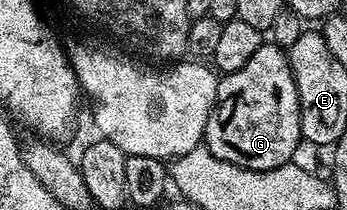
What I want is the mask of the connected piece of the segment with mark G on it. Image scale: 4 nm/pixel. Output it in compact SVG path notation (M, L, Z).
M268 41L264 46L234 73L223 76L216 85L216 104L212 107L210 117L206 121L203 146L222 161L230 161L239 167L251 171L269 171L292 161L294 149L301 146L300 134L300 98L294 81L294 73L288 64L288 57L283 47Z

